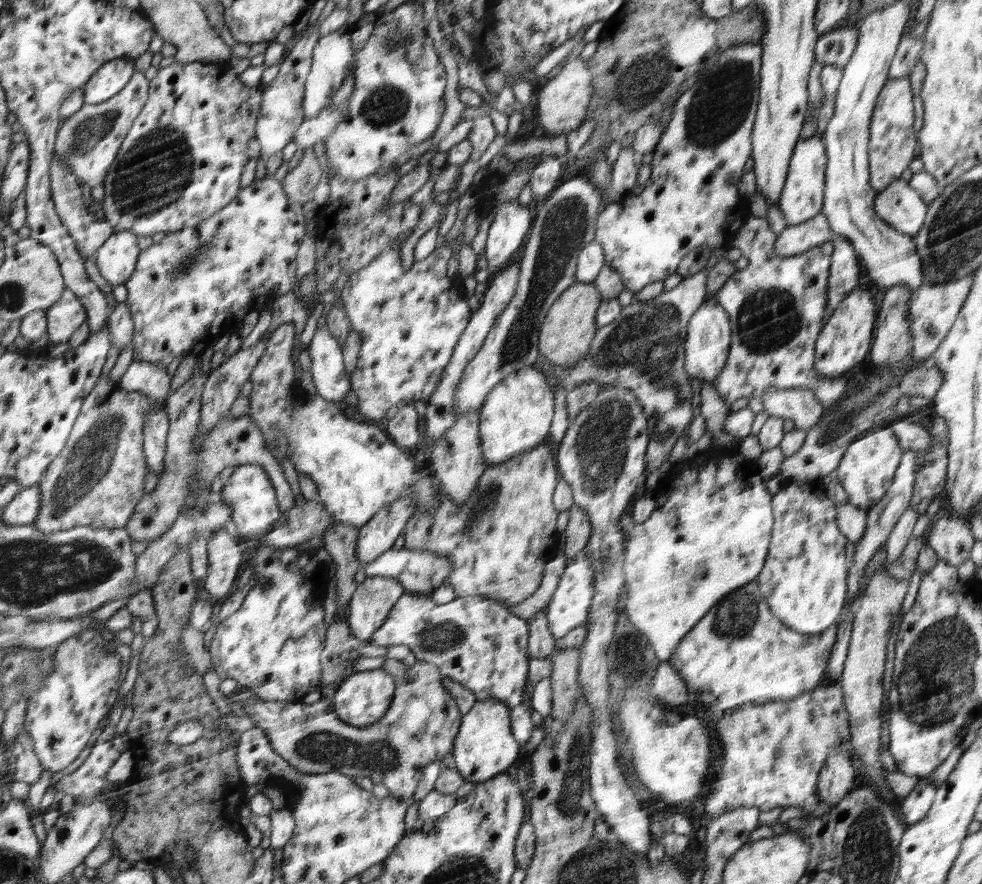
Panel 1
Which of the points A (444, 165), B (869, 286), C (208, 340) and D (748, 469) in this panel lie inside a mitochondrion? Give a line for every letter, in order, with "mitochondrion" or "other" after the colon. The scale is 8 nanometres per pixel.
A: other
B: other
C: other
D: other

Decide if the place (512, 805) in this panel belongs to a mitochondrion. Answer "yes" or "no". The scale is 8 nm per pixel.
no

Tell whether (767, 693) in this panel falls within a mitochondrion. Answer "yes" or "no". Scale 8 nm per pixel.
no

